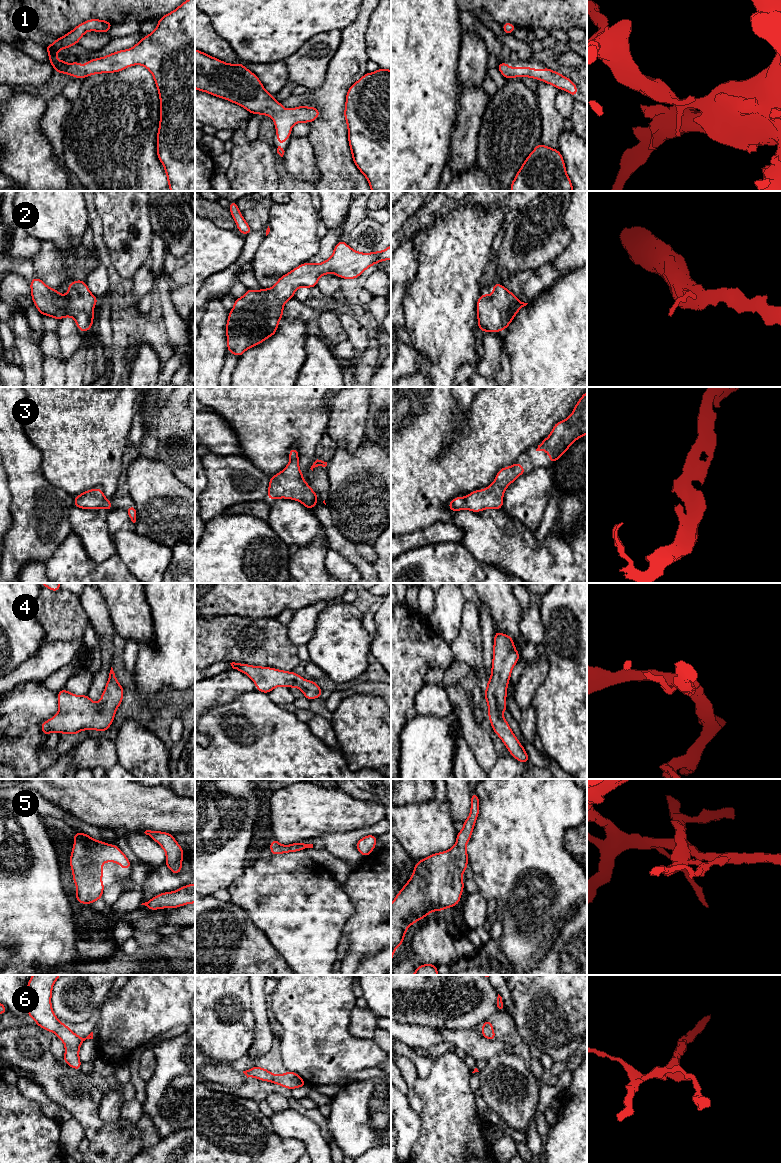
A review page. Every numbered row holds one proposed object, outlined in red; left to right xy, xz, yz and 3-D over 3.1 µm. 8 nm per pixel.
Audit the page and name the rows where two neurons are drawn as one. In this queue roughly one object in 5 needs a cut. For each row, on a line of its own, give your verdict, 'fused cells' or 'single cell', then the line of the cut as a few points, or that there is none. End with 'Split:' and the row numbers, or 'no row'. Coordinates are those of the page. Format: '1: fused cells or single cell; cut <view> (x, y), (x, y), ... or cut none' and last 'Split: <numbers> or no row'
1: single cell; cut none
2: single cell; cut none
3: single cell; cut none
4: single cell; cut none
5: single cell; cut none
6: single cell; cut none
Split: no row

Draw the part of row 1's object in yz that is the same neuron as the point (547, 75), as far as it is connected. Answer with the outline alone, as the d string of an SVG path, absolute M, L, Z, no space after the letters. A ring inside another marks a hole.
M506 62L499 63L497 68L506 79L514 77L530 77L539 79L542 82L555 86L557 89L569 92L574 98L577 95L578 88L568 77L564 77L562 74L549 68L542 68L541 71L536 68L528 68L525 66L513 68L508 66Z

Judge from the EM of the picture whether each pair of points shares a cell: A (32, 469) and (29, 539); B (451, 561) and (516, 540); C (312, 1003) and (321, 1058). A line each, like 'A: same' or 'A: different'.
A: same
B: different
C: same

